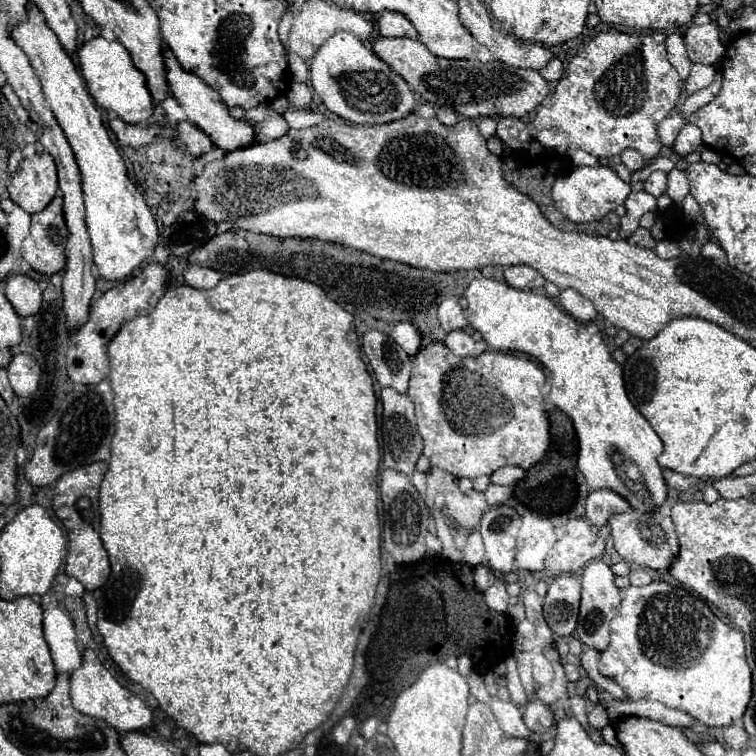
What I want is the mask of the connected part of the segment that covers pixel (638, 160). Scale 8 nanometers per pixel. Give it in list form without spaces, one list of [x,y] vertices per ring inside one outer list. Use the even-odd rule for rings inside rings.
[[[624,149],[624,151],[620,153],[620,161],[622,161],[630,171],[636,171],[636,169],[640,169],[640,167],[646,163],[646,159],[644,159],[636,149]]]

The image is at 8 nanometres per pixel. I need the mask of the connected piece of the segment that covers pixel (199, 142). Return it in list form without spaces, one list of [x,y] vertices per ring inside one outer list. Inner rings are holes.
[[[180,123],[178,127],[180,127],[180,141],[178,143],[184,143],[188,153],[202,155],[202,153],[206,153],[212,147],[208,137],[202,131],[198,131],[196,127],[192,127],[188,123]]]

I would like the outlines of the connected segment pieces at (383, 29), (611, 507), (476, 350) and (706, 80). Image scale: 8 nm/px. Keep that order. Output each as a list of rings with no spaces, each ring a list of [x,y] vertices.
[[[384,11],[378,21],[378,31],[390,37],[410,37],[410,39],[418,37],[418,31],[412,25],[412,21],[408,21],[408,17],[404,17],[398,11]]]
[[[594,489],[586,499],[586,517],[594,527],[606,525],[612,513],[622,513],[630,509],[632,505],[628,505],[628,499],[620,497],[620,493],[612,493],[612,489]]]
[[[454,329],[452,333],[448,333],[448,337],[444,339],[444,345],[460,357],[476,357],[486,349],[484,341],[474,341],[472,335],[464,329]]]
[[[694,63],[692,69],[690,69],[690,75],[684,83],[684,89],[688,95],[708,87],[710,83],[714,81],[714,67],[712,65],[700,65],[700,63]]]

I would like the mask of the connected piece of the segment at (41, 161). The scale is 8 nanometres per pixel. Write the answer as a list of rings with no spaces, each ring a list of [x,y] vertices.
[[[48,153],[24,159],[8,185],[10,199],[28,213],[42,211],[56,191],[56,165]]]

